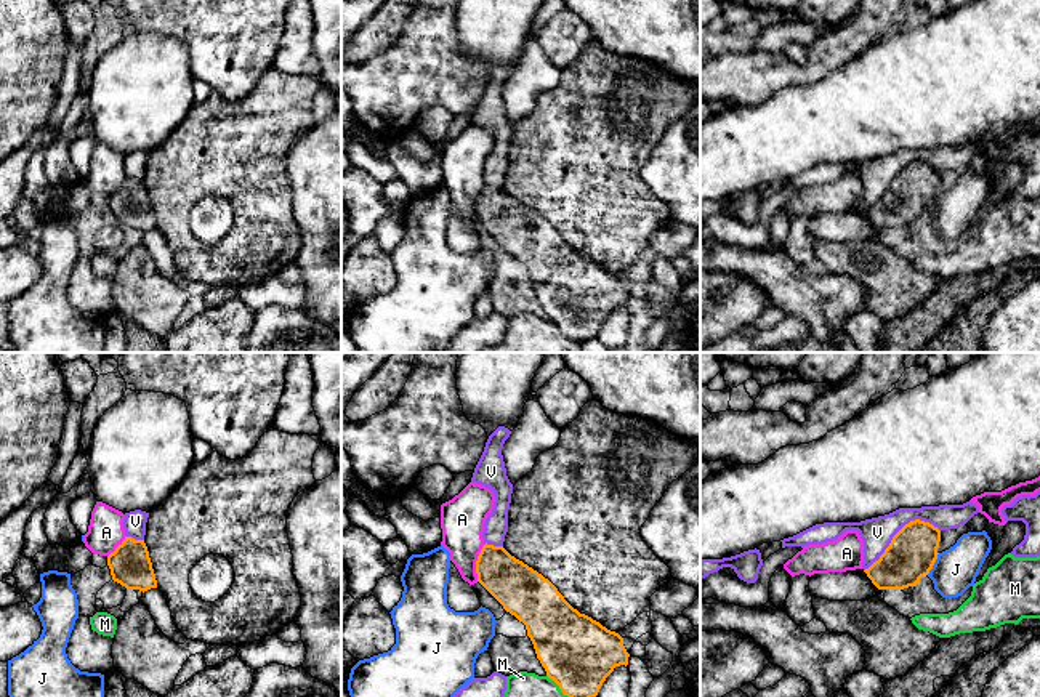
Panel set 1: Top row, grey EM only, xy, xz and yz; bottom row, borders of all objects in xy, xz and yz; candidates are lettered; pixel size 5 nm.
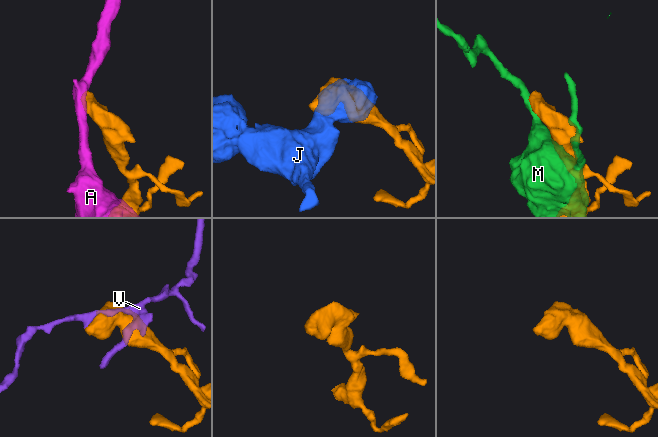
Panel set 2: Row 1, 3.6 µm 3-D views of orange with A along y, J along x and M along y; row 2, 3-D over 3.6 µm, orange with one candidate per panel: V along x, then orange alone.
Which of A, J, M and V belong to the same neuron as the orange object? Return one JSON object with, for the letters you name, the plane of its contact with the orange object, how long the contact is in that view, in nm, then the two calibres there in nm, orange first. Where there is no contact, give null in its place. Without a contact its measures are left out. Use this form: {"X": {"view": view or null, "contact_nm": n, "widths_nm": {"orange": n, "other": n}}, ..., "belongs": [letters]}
{"belongs": []}

